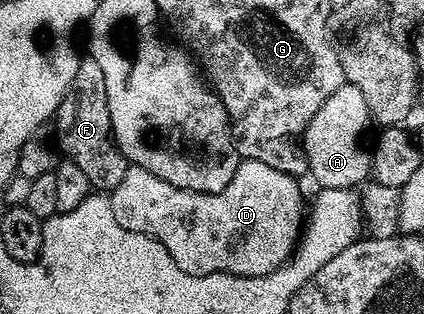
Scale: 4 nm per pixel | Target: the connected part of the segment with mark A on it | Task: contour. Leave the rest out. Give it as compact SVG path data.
M344 83L322 104L301 137L308 173L319 188L355 188L370 175L370 153L361 146L363 132L370 125L370 112L361 90Z

